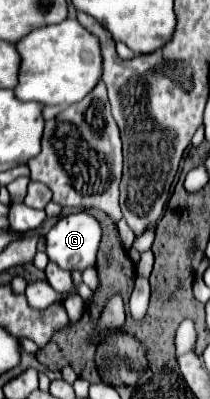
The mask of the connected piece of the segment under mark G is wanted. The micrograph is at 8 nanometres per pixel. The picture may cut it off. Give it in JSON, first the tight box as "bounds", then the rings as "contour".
{"bounds":[45,211,101,271],"contour":[[[85,211],[59,219],[45,235],[45,253],[61,269],[81,271],[95,265],[101,225]]]}

